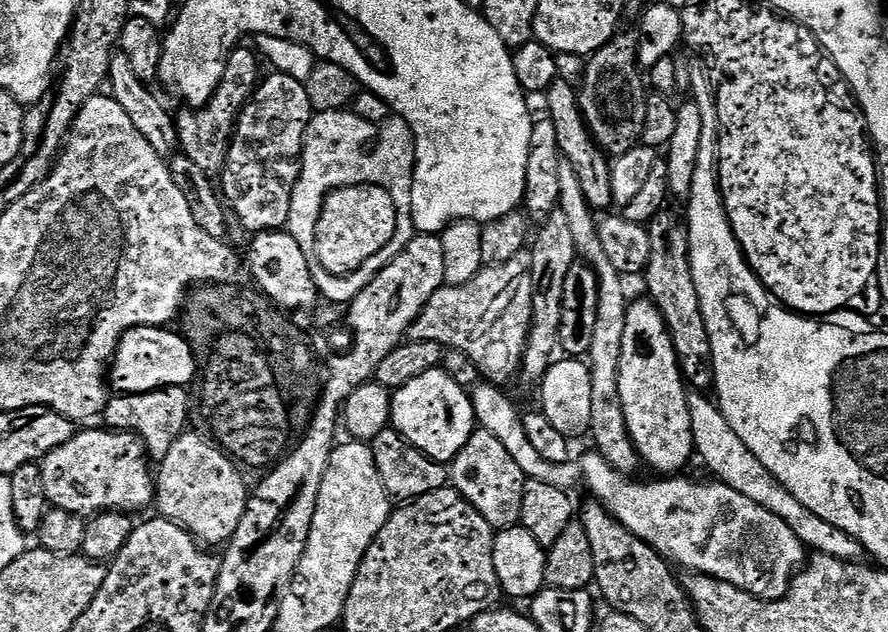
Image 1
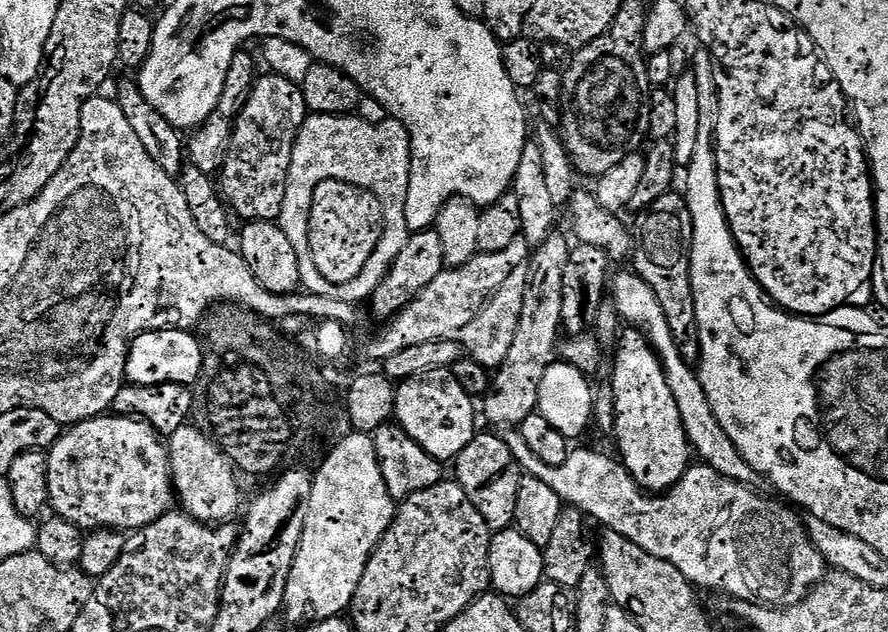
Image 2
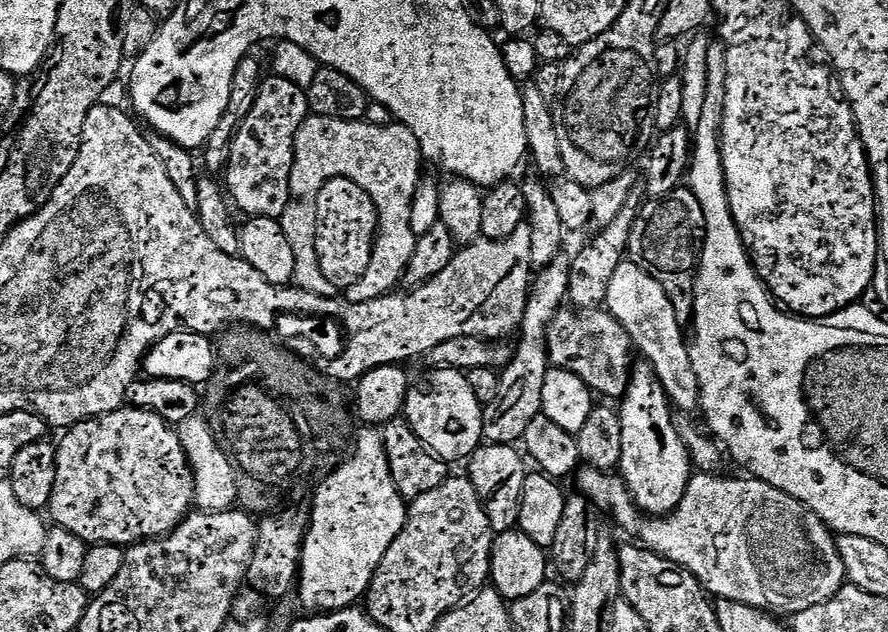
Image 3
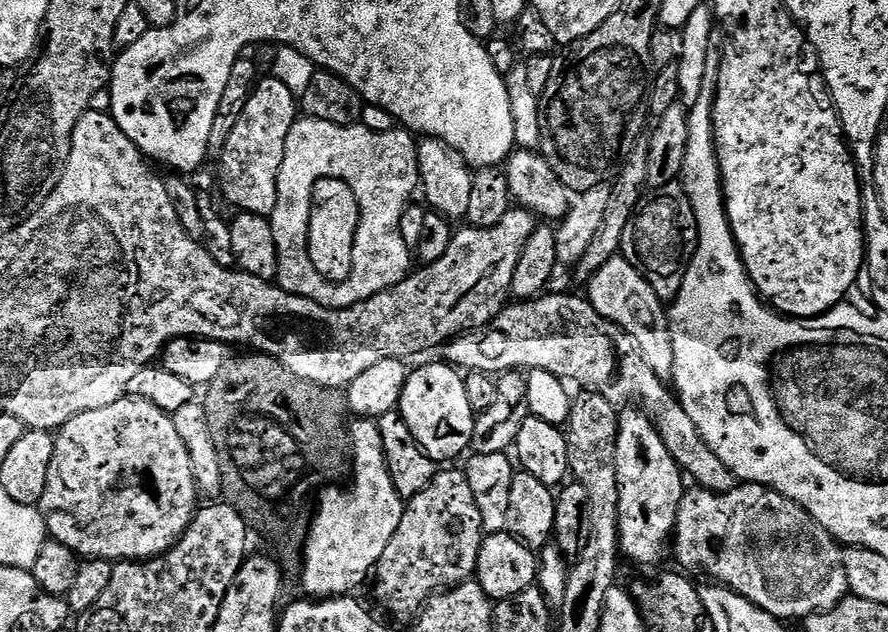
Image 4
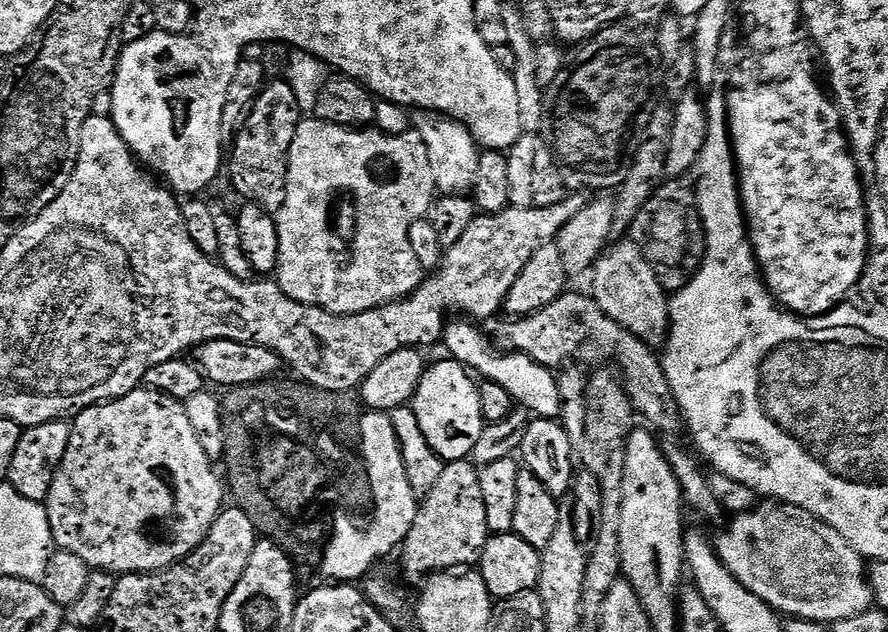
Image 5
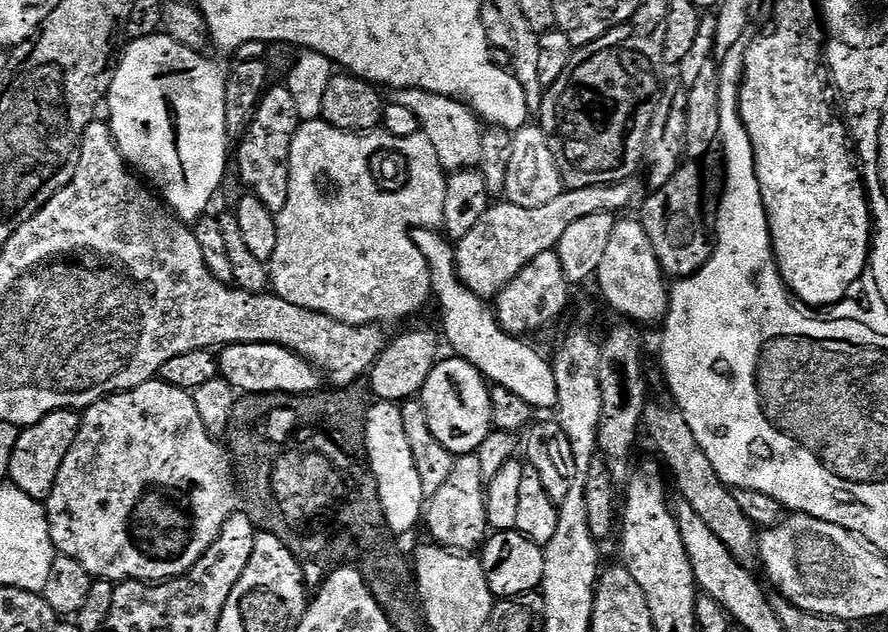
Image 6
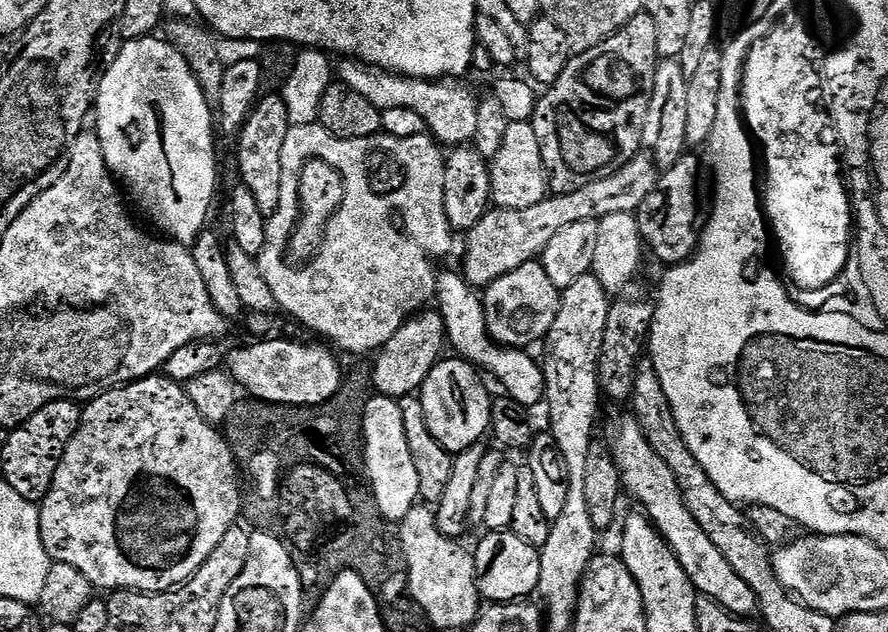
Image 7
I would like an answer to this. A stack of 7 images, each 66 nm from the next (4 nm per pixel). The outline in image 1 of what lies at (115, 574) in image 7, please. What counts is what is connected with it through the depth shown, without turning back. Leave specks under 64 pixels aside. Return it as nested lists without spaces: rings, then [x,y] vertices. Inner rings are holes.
[[[107,427],[77,431],[58,450],[44,457],[40,464],[42,486],[46,486],[49,505],[88,518],[97,512],[127,512],[136,514],[139,508],[153,503],[156,495],[153,469],[148,469],[150,457],[139,436],[118,432]]]

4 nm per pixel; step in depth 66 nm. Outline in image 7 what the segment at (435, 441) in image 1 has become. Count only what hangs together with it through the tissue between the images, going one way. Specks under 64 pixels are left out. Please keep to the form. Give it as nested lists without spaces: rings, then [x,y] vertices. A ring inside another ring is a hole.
[[[441,359],[433,366],[428,377],[424,379],[424,387],[419,393],[419,397],[422,402],[422,410],[426,414],[426,426],[430,430],[430,434],[434,434],[436,441],[446,451],[455,454],[464,452],[472,444],[481,443],[485,439],[483,437],[484,432],[486,436],[492,423],[493,397],[491,395],[488,396],[483,382],[480,381],[481,373],[472,364],[465,359],[453,359]]]

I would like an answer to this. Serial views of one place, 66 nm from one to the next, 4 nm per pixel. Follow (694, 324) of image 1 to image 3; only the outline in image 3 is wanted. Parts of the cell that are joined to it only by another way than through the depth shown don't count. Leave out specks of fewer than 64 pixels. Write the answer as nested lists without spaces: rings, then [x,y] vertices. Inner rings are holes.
[[[681,186],[670,194],[657,196],[639,205],[636,221],[630,230],[630,242],[626,253],[627,259],[646,270],[670,298],[674,314],[681,326],[692,323],[692,311],[696,301],[696,273],[698,257],[702,252],[704,239],[704,215],[698,198],[694,198],[692,189]]]

